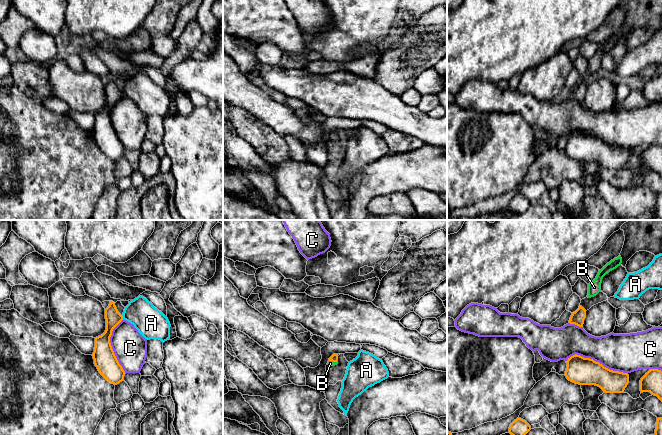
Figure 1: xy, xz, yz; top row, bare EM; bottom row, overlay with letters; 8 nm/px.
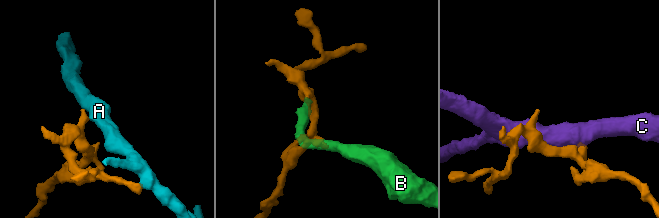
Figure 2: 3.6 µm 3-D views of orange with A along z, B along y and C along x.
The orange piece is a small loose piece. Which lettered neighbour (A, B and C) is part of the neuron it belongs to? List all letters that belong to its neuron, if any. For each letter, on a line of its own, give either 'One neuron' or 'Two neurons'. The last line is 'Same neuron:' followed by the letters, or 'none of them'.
A: Two neurons
B: One neuron
C: Two neurons
Same neuron: B

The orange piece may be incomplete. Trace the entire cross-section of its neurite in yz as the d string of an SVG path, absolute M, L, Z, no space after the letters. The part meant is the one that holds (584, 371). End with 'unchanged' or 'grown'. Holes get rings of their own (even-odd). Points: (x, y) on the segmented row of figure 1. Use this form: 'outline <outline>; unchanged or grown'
outline M575 354L566 363L564 375L575 384L595 385L605 393L623 393L629 383L627 373L610 370L590 358Z; unchanged

